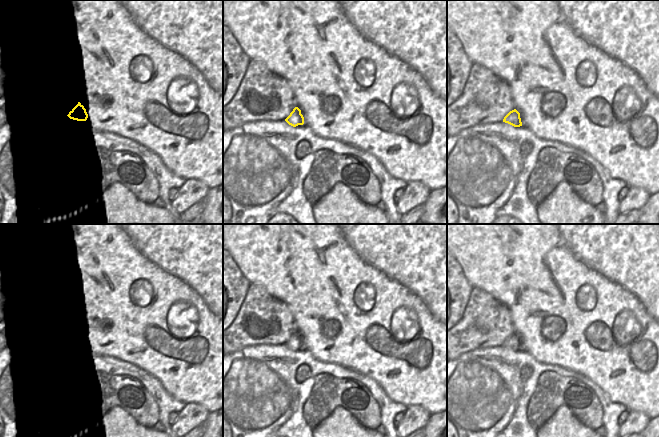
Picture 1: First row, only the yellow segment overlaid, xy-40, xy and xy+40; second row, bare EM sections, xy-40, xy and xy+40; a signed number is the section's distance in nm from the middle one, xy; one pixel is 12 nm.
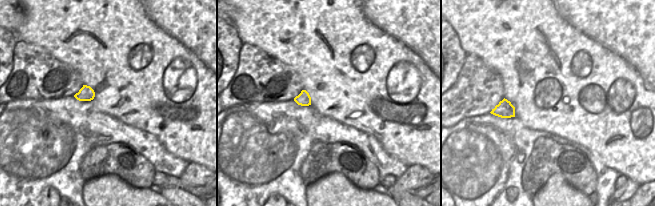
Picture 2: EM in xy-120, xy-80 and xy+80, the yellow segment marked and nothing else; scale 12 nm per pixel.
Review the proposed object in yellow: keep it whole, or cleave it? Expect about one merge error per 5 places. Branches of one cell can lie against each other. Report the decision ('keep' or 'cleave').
keep

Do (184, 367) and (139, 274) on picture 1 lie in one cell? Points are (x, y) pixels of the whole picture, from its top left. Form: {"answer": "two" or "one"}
{"answer": "one"}

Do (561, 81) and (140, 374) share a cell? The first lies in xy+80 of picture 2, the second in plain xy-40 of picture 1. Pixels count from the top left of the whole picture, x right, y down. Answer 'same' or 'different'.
different

